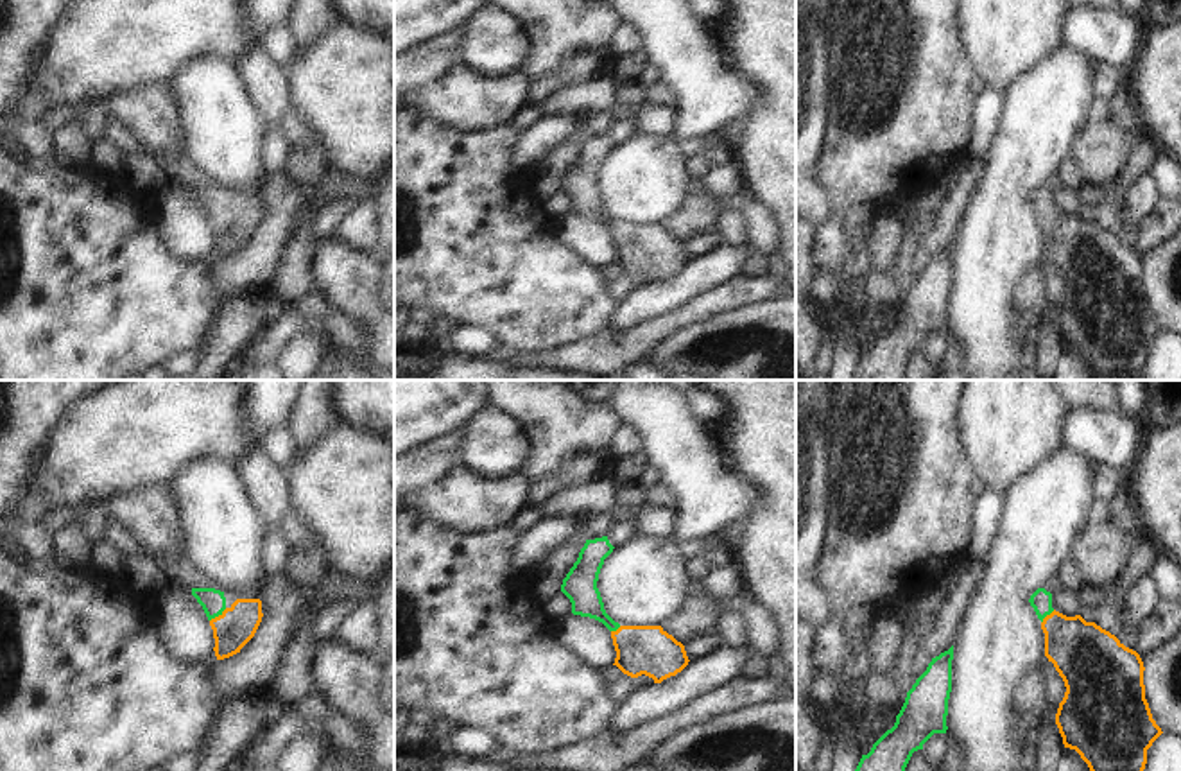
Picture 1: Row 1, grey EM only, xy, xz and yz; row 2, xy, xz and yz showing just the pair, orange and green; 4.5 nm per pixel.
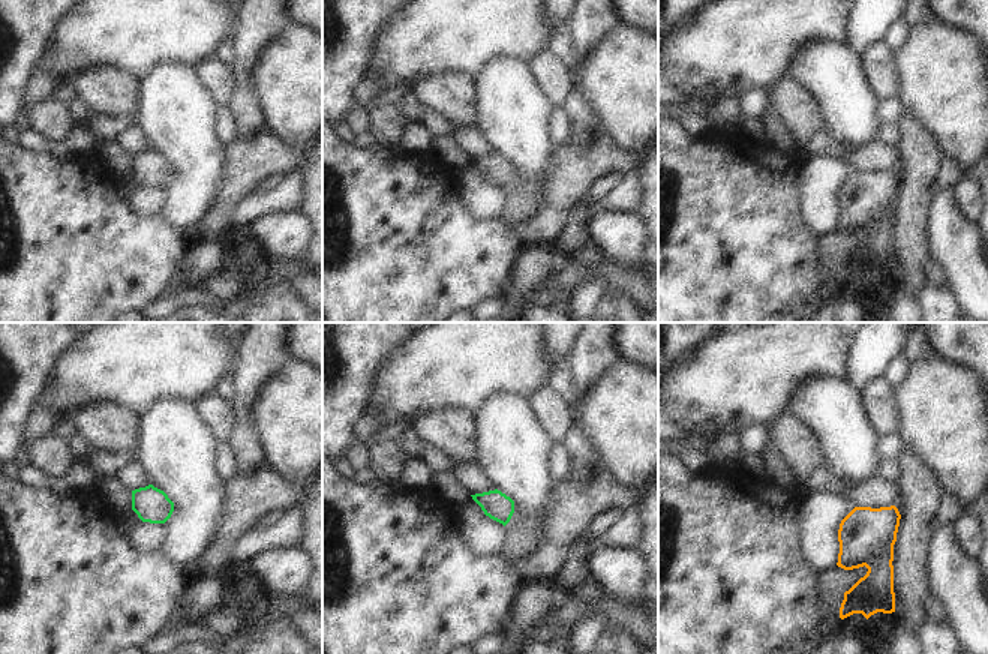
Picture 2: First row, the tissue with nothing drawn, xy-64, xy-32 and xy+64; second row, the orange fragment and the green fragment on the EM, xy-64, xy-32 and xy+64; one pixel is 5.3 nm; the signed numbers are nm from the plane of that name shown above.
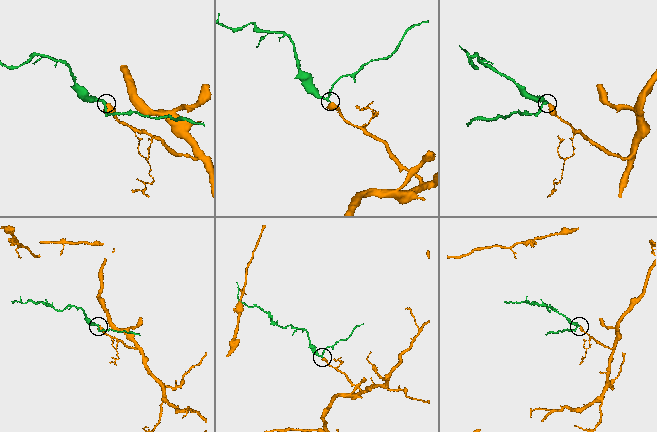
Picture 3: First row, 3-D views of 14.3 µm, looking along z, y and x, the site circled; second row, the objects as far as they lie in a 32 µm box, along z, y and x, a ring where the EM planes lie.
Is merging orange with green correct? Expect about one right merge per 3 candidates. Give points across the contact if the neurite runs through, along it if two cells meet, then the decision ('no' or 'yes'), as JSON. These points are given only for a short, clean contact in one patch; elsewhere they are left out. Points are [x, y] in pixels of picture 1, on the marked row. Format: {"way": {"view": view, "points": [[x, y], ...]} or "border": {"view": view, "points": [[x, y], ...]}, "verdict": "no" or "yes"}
{"way": {"view": "xy", "points": [[232, 630], [219, 615], [214, 603]]}, "verdict": "yes"}

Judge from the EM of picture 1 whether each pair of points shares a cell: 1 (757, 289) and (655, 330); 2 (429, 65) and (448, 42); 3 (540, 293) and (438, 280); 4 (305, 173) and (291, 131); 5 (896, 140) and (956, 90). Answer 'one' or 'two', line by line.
1: one
2: one
3: one
4: one
5: one

